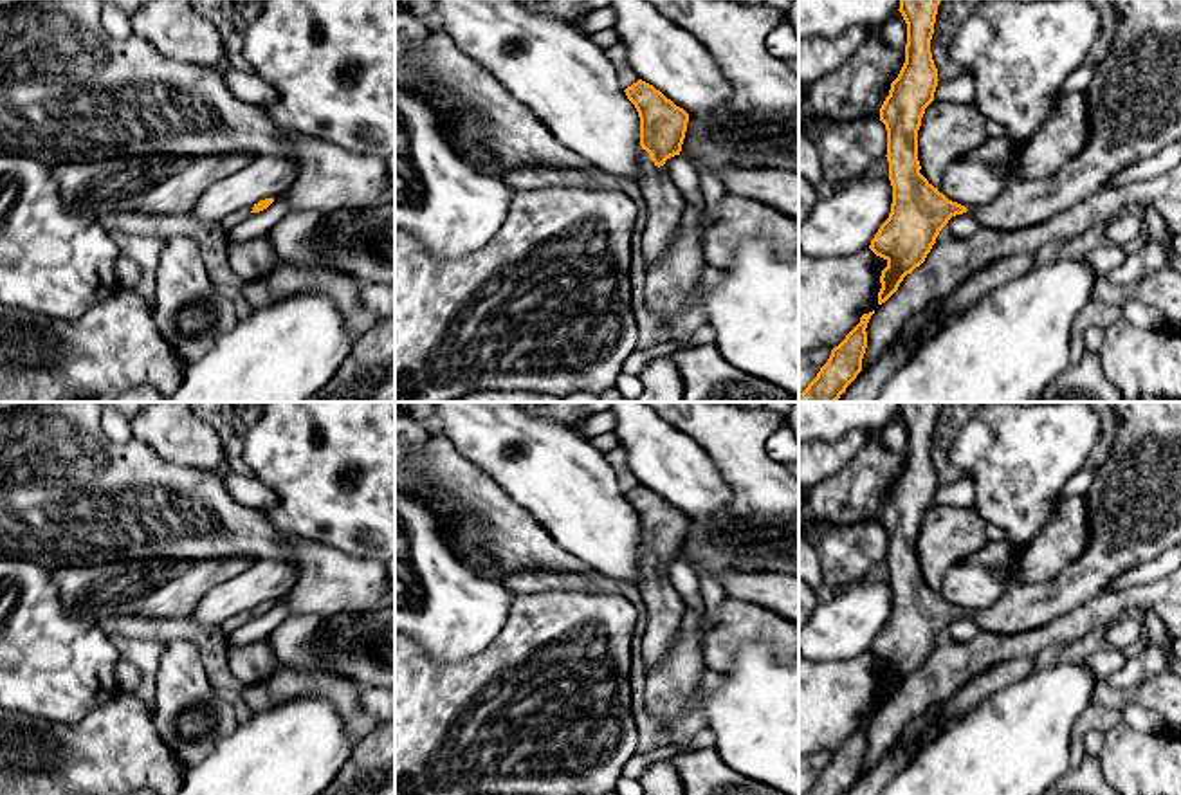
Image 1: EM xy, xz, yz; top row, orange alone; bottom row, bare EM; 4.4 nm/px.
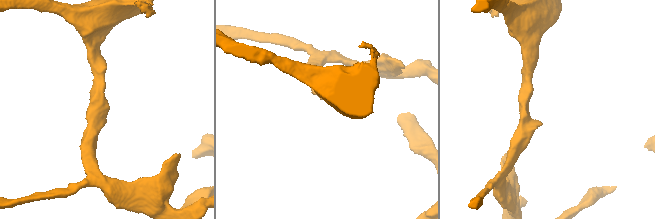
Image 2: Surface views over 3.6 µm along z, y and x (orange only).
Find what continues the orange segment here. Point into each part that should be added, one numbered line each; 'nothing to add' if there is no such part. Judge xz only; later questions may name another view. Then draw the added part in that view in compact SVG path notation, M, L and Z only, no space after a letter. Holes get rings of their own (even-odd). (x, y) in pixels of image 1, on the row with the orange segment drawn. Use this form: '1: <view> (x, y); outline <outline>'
1: xz (664, 204); outline M658 166L644 169L644 177L636 186L645 204L642 252L651 265L656 263L676 240L687 198Z

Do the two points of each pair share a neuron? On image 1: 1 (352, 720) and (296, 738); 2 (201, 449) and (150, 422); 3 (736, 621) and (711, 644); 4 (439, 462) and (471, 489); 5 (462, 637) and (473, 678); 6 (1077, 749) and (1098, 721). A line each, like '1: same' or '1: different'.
1: different
2: same
3: same
4: same
5: different
6: same

